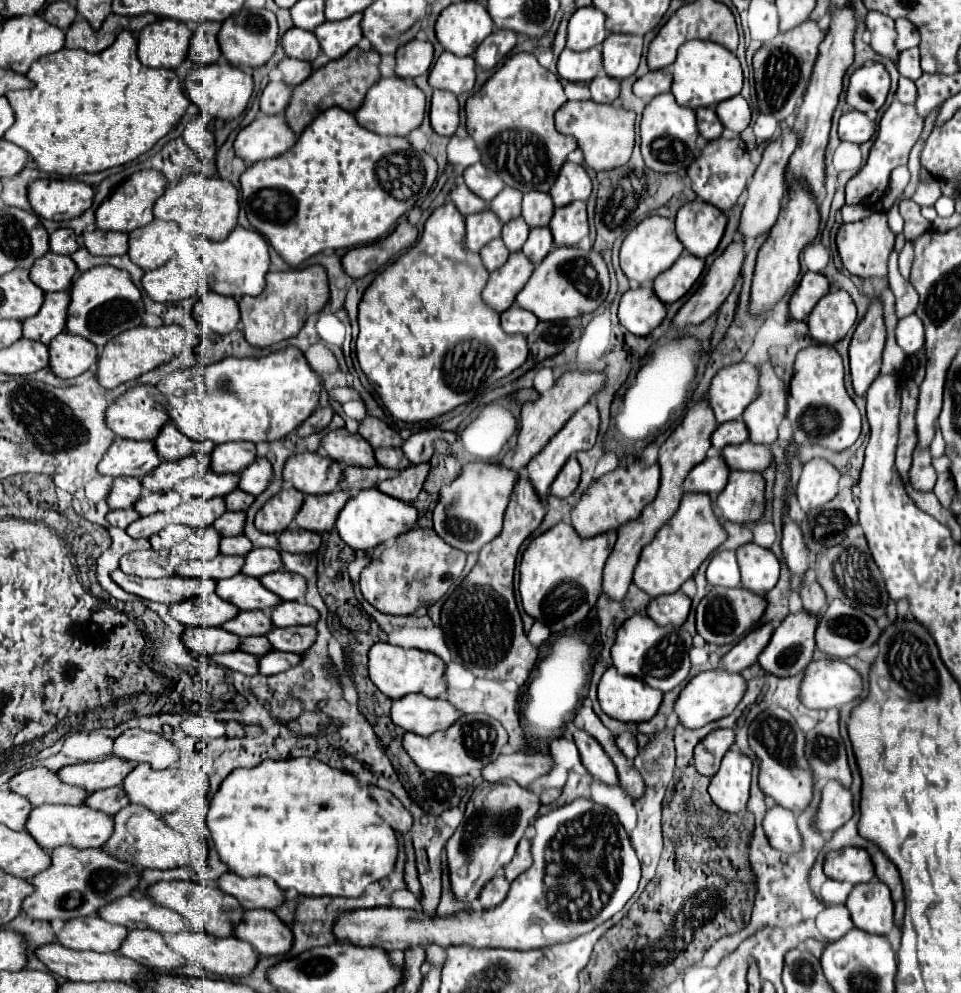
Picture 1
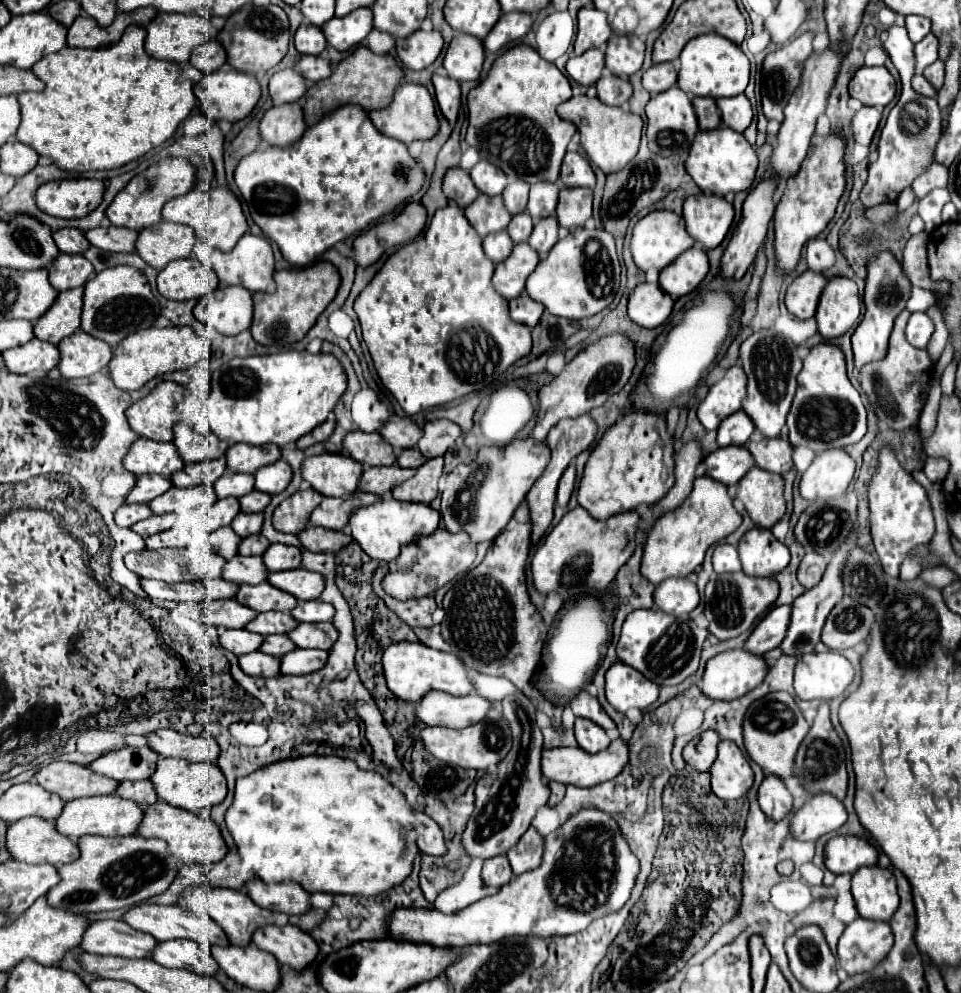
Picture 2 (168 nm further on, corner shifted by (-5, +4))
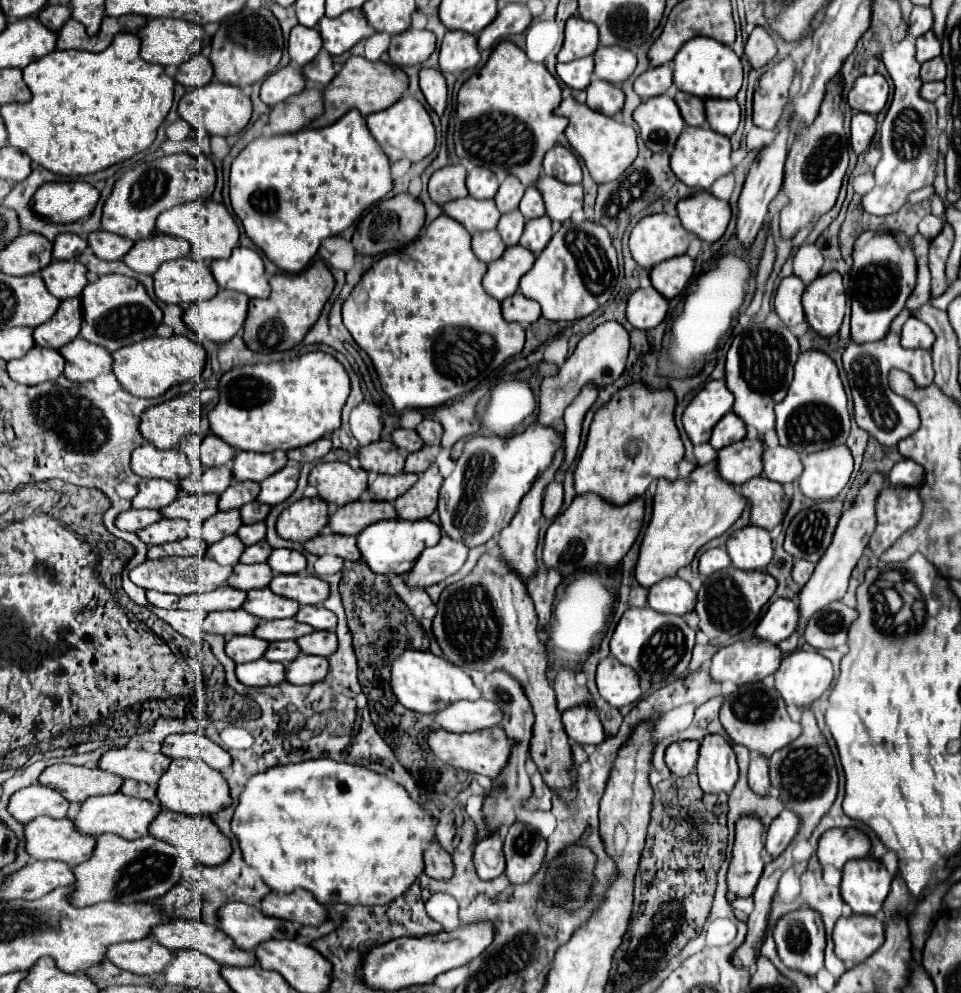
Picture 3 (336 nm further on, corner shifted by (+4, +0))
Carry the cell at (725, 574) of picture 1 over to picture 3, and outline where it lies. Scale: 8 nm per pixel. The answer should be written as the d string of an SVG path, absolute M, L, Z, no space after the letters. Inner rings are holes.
M710 548L700 556L700 572L706 574L706 576L716 572L716 570L728 568L730 564L732 564L730 556L728 556L728 552L724 548Z

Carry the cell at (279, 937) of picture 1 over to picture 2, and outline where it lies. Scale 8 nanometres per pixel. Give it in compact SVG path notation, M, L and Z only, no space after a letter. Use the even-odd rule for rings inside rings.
M293 924L261 926L253 932L251 942L261 950L271 952L279 960L279 964L295 970L311 964L319 952L315 940Z

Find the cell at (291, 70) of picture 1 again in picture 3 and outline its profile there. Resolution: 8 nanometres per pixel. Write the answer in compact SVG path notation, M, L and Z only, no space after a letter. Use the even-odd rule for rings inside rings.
M320 52L312 62L302 66L302 72L308 80L312 80L316 84L322 84L322 86L326 86L336 76L334 62L332 62L328 52Z

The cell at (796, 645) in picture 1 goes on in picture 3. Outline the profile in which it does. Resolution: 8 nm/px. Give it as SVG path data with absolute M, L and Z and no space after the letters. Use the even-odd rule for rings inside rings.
M874 472L868 478L868 482L860 488L860 492L856 494L856 500L852 502L852 506L848 510L844 510L844 514L838 522L838 528L834 532L832 544L828 546L828 550L824 552L820 562L816 564L812 578L808 580L808 584L802 588L802 592L798 596L800 626L806 626L806 620L810 620L810 616L814 612L818 612L820 608L824 608L826 604L830 604L834 600L840 600L846 594L850 574L852 574L858 558L862 556L864 548L868 546L868 540L876 528L876 500L878 500L878 494L882 492L882 488L886 486L886 482L888 480L880 472Z

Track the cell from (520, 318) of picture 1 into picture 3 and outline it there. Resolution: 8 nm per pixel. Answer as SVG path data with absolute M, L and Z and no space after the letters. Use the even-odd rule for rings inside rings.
M516 292L502 302L502 316L508 322L518 322L526 328L540 318L540 304L526 298L522 292Z

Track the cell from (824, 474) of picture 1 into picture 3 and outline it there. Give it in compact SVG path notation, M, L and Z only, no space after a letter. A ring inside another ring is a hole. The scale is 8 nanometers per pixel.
M846 444L830 446L802 458L804 472L800 476L800 490L812 500L836 498L848 484L854 460Z

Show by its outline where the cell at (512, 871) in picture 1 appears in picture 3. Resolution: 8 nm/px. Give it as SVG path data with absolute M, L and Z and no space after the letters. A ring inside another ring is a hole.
M514 822L504 838L504 854L504 874L512 884L524 884L540 870L546 856L546 840L532 826Z

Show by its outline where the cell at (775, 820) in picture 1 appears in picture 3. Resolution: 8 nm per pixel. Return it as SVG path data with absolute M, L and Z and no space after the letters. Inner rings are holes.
M752 754L750 768L748 768L748 782L750 782L750 788L756 794L760 794L760 796L768 794L770 778L768 778L768 760L766 760L766 756Z

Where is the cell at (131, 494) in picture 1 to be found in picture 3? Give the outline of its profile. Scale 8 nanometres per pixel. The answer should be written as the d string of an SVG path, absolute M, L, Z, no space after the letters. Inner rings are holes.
M142 478L138 488L140 488L138 496L132 500L132 508L138 508L138 510L142 510L142 508L156 508L156 510L164 508L180 492L180 488L168 480L146 480L146 478Z

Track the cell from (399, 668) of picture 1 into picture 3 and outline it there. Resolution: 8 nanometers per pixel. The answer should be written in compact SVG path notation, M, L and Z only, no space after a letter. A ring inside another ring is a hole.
M404 652L402 656L398 656L398 660L394 660L392 664L390 684L400 704L404 704L408 710L430 716L434 716L438 710L446 708L452 702L480 698L480 690L460 666L440 656L434 656L432 652Z

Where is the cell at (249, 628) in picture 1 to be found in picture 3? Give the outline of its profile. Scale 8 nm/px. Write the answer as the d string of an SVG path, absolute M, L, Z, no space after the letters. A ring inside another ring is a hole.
M284 618L284 620L264 620L254 630L256 638L262 638L266 642L280 642L280 640L296 640L300 636L312 634L314 628L308 624L298 622L296 618Z

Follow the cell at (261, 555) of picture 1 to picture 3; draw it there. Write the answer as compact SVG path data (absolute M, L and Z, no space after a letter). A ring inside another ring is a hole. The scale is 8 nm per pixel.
M274 550L268 566L272 568L274 574L300 574L302 570L306 570L306 556L298 550Z

